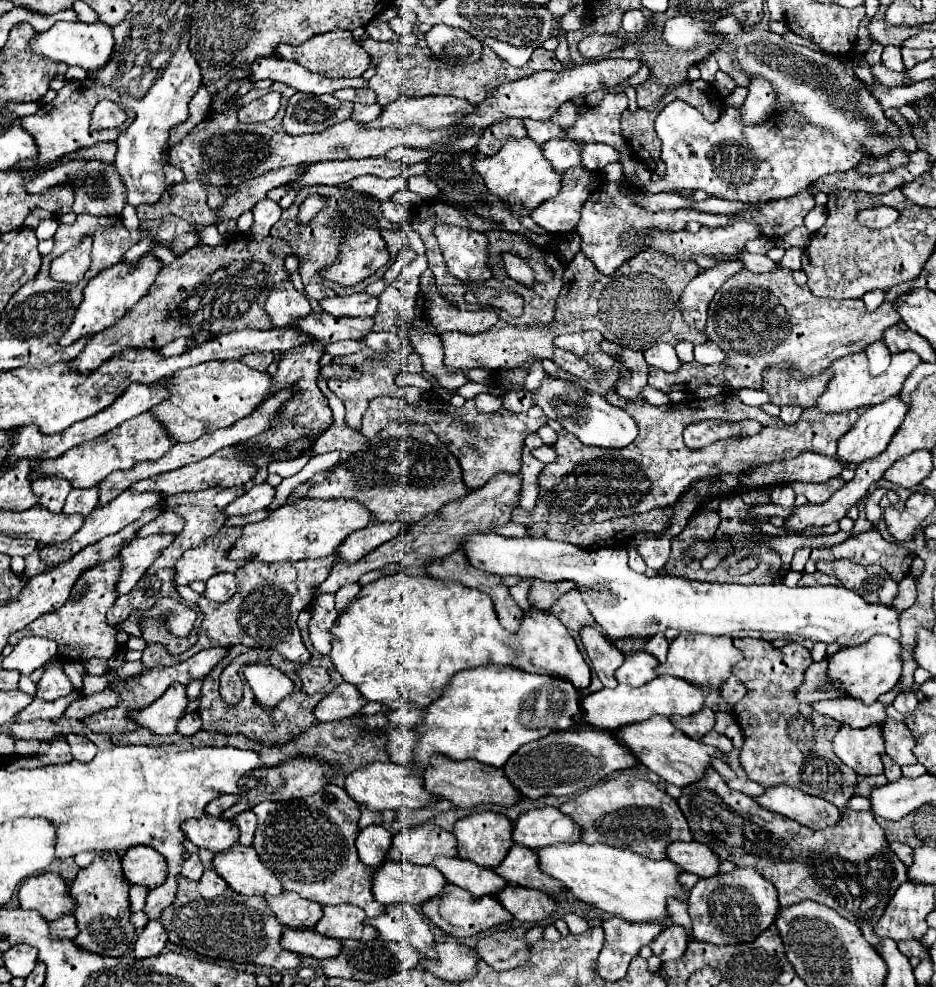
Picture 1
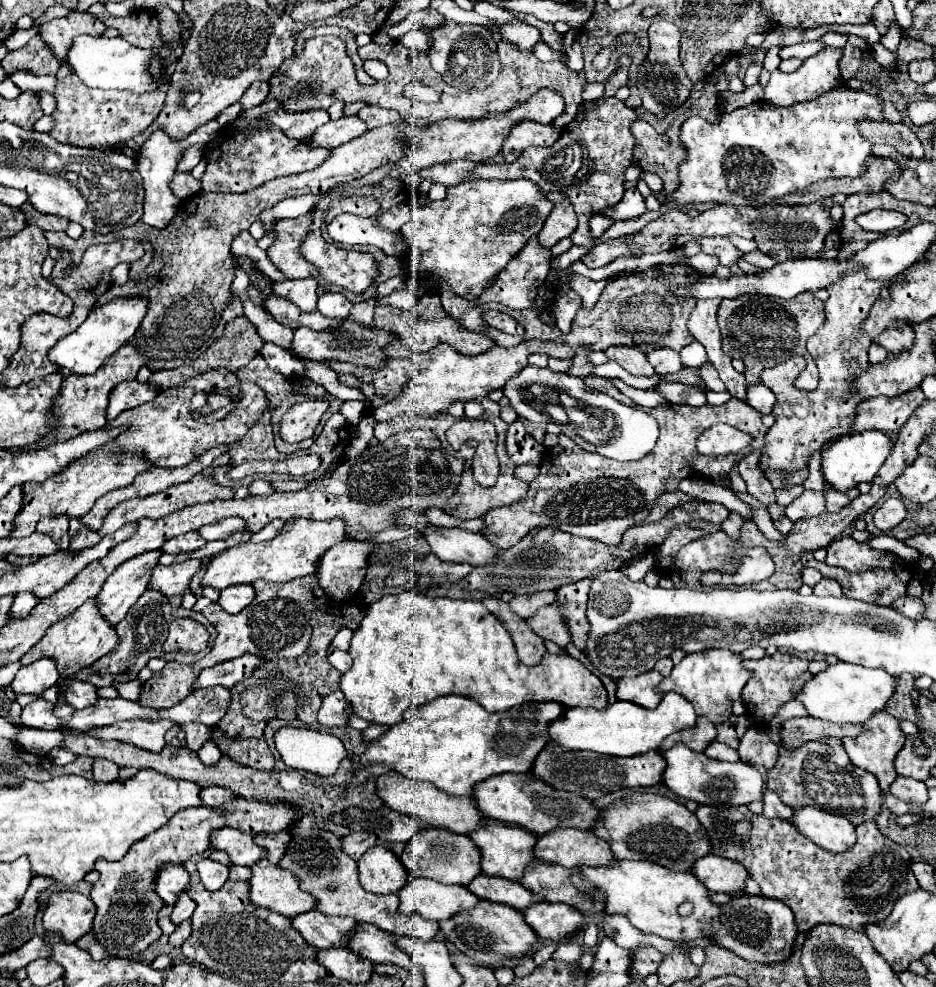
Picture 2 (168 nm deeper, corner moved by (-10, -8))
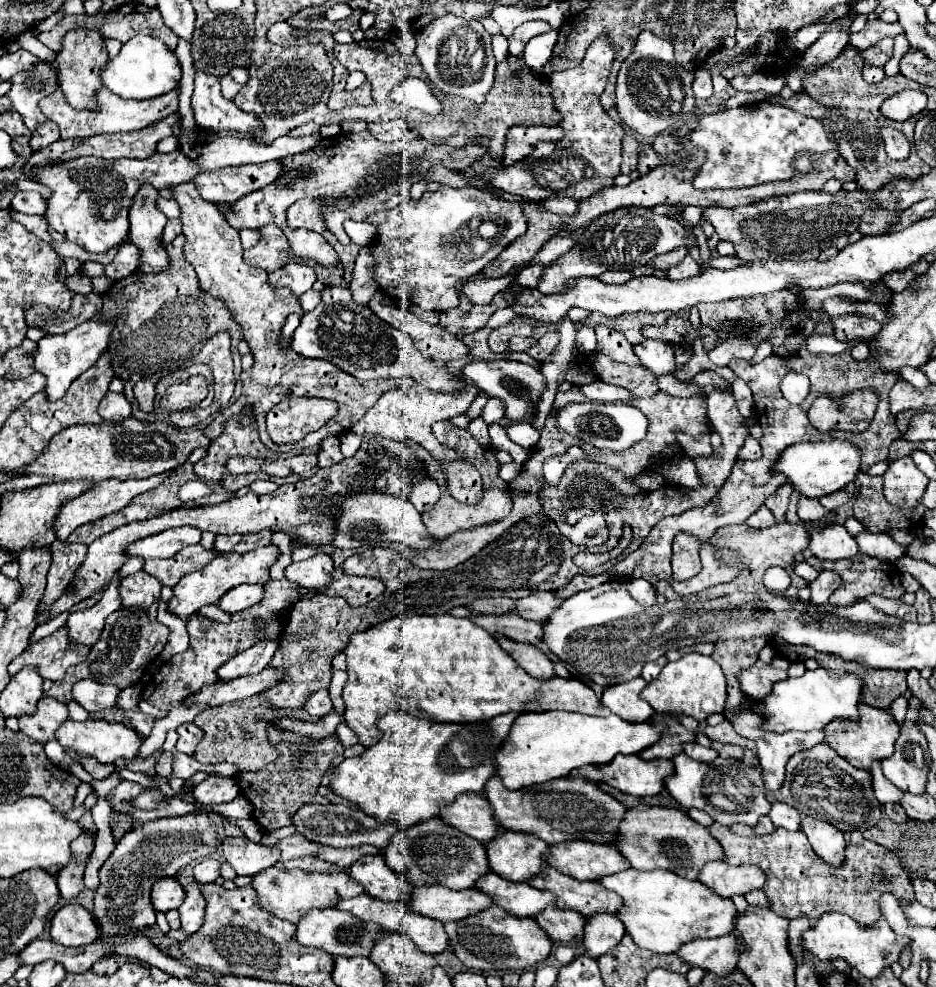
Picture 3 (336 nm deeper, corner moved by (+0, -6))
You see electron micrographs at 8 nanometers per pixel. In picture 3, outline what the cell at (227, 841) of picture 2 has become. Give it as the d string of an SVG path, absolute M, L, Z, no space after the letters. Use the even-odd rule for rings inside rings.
M225 838L223 856L237 874L253 876L279 860L279 850L273 846L255 844L249 838Z

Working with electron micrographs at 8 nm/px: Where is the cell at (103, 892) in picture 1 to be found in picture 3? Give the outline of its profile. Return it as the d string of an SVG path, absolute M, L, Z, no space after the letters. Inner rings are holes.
M213 810L207 814L185 814L185 818L159 818L139 824L117 840L113 854L99 870L101 884L93 896L93 920L101 934L113 938L155 926L155 910L149 900L153 880L175 876L187 864L199 862L215 852L209 850L209 820L213 824L213 844L219 844L221 814Z

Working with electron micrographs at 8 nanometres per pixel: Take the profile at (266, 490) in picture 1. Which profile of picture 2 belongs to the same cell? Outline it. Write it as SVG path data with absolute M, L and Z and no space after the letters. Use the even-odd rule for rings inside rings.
M223 518L215 524L207 524L203 528L199 528L199 536L203 536L203 540L211 542L211 540L225 540L235 532L243 530L243 520L239 518Z

